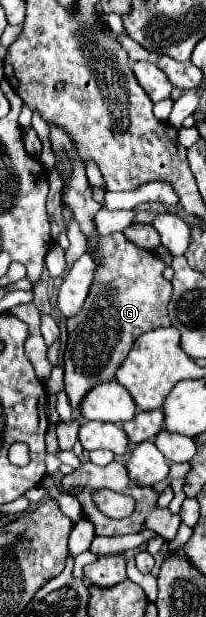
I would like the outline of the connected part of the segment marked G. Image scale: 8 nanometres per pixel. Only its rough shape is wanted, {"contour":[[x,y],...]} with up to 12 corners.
{"contour":[[123,232],[87,242],[95,280],[67,318],[79,414],[137,336],[169,326],[165,262]]}

